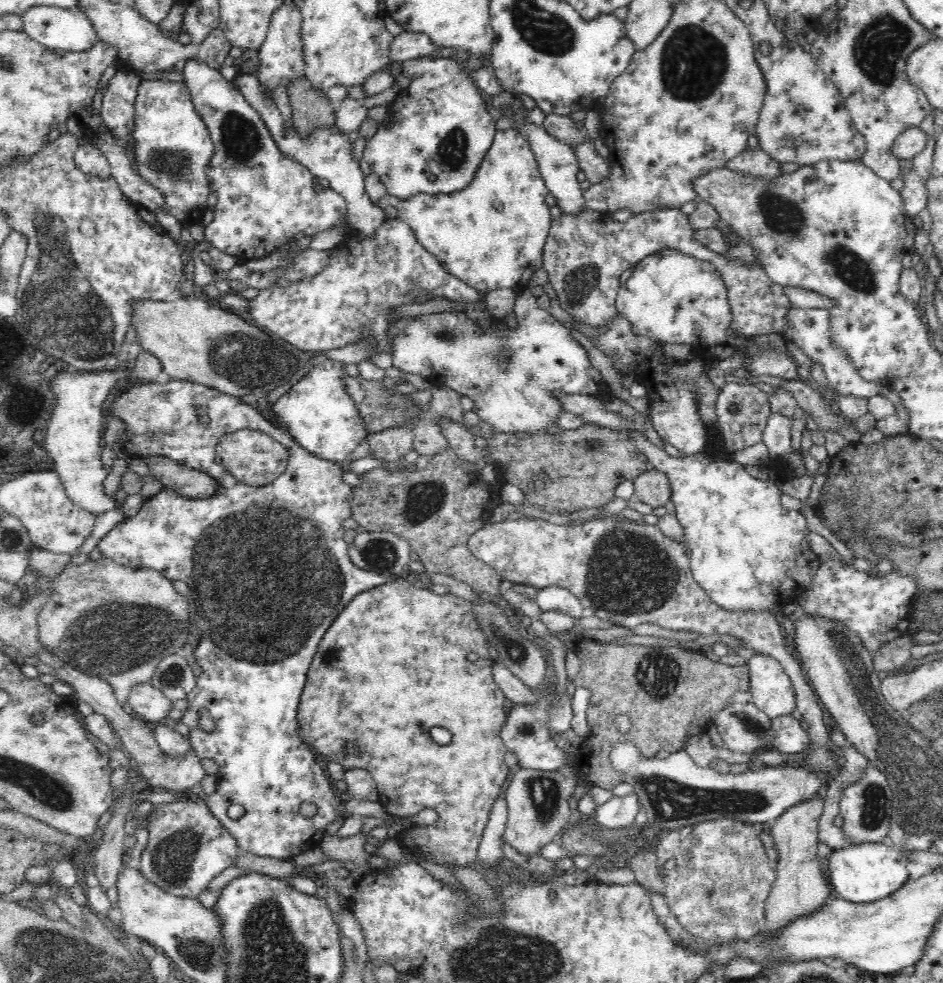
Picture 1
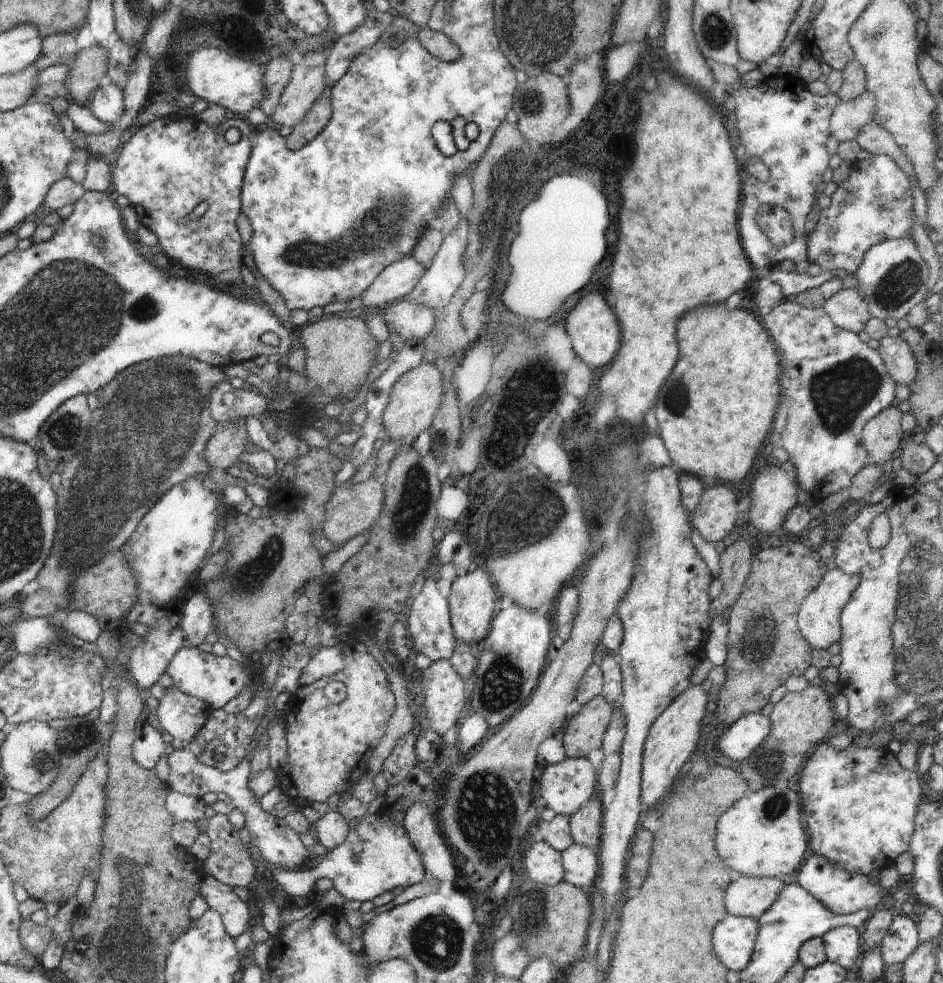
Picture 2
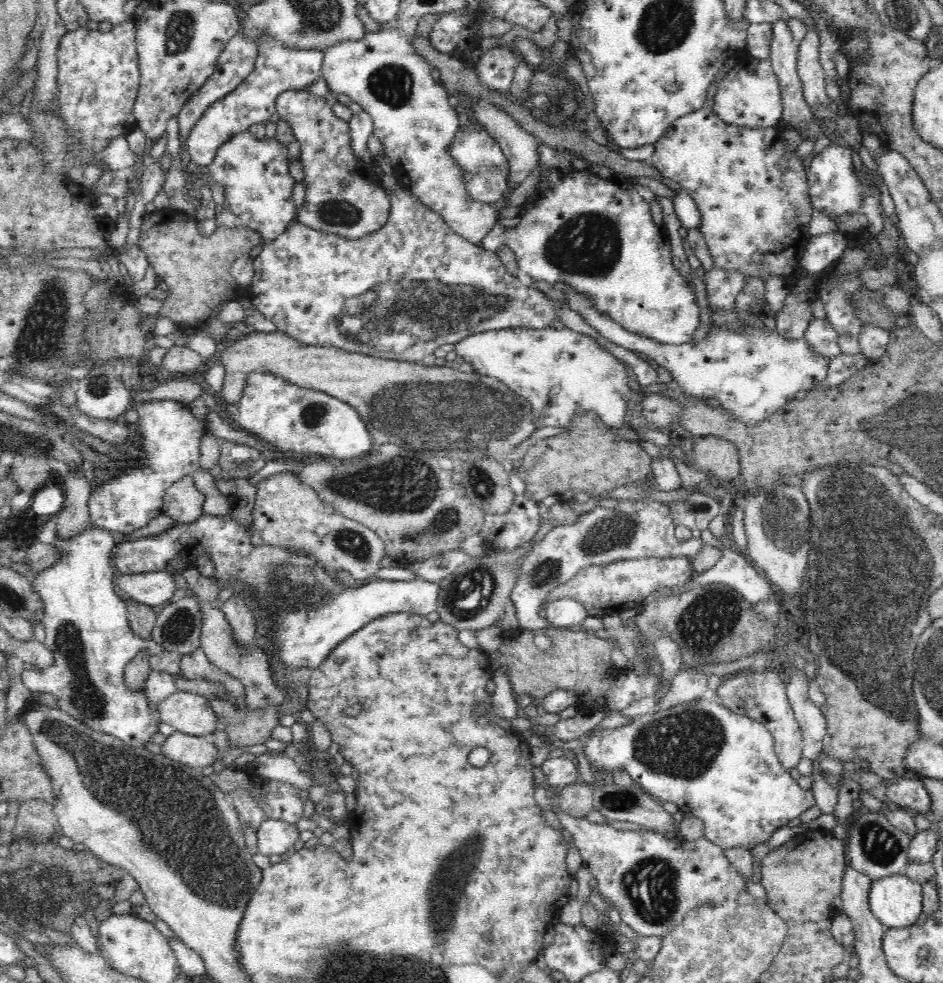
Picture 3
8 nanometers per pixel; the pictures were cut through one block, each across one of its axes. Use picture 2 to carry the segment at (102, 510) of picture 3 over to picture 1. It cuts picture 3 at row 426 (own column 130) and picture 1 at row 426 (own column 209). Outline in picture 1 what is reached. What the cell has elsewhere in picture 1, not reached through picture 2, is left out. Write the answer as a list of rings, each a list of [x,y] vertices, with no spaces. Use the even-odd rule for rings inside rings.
[[[171,380],[166,384],[155,383],[151,381],[149,384],[142,386],[134,386],[129,390],[123,390],[119,393],[113,394],[109,403],[107,404],[112,415],[120,418],[126,425],[126,436],[124,436],[124,449],[126,454],[135,454],[137,458],[146,456],[165,456],[170,460],[179,463],[181,466],[186,466],[200,472],[212,476],[218,483],[219,487],[210,498],[192,499],[191,497],[183,497],[177,494],[175,490],[162,488],[153,497],[146,499],[144,506],[140,512],[132,518],[124,517],[123,521],[113,528],[98,544],[98,550],[102,553],[103,558],[110,558],[118,565],[130,567],[133,569],[152,569],[158,571],[162,576],[173,580],[181,580],[192,590],[192,598],[198,602],[198,614],[194,620],[194,624],[198,628],[202,628],[204,636],[199,641],[198,646],[194,650],[194,655],[197,664],[201,667],[202,673],[197,678],[196,686],[187,694],[189,709],[184,712],[180,719],[189,728],[189,740],[192,748],[201,759],[209,758],[218,763],[218,772],[216,774],[217,787],[216,790],[209,795],[203,795],[201,799],[208,804],[210,813],[214,815],[226,827],[226,830],[238,841],[238,848],[251,852],[258,856],[269,856],[278,859],[290,859],[293,856],[298,856],[302,851],[316,848],[322,842],[323,837],[327,834],[327,826],[336,820],[336,808],[340,804],[338,795],[335,792],[334,784],[328,774],[324,774],[322,766],[316,762],[316,756],[310,751],[308,744],[304,743],[299,737],[297,729],[299,724],[297,721],[297,712],[301,702],[301,694],[306,684],[308,668],[312,664],[312,656],[318,650],[318,644],[324,636],[324,632],[330,628],[330,624],[334,622],[342,608],[346,606],[362,590],[377,587],[390,580],[396,578],[406,578],[408,581],[416,582],[416,577],[412,574],[407,576],[387,577],[382,574],[371,573],[352,563],[349,557],[349,544],[344,542],[344,527],[342,522],[346,518],[351,517],[350,499],[353,493],[353,486],[342,481],[343,464],[332,463],[330,460],[325,460],[318,457],[306,449],[302,448],[300,444],[294,441],[285,429],[276,428],[266,420],[257,408],[253,408],[248,404],[244,404],[241,398],[223,394],[216,390],[216,388],[208,388],[205,384],[195,383],[189,380]],[[199,407],[208,407],[208,417],[210,419],[209,425],[206,427],[199,422],[197,410]],[[243,429],[258,430],[264,434],[274,438],[280,442],[289,452],[289,462],[287,463],[287,470],[278,476],[272,484],[266,486],[250,486],[250,484],[243,484],[231,476],[230,472],[223,469],[223,466],[216,465],[216,448],[217,442],[225,436],[226,432],[240,431]],[[201,708],[208,710],[212,716],[215,727],[212,731],[204,731],[198,724],[198,711]],[[302,802],[312,802],[317,807],[317,814],[313,817],[306,818],[300,815],[300,804]],[[232,804],[240,804],[244,806],[245,813],[237,819],[228,817],[228,808]]]

